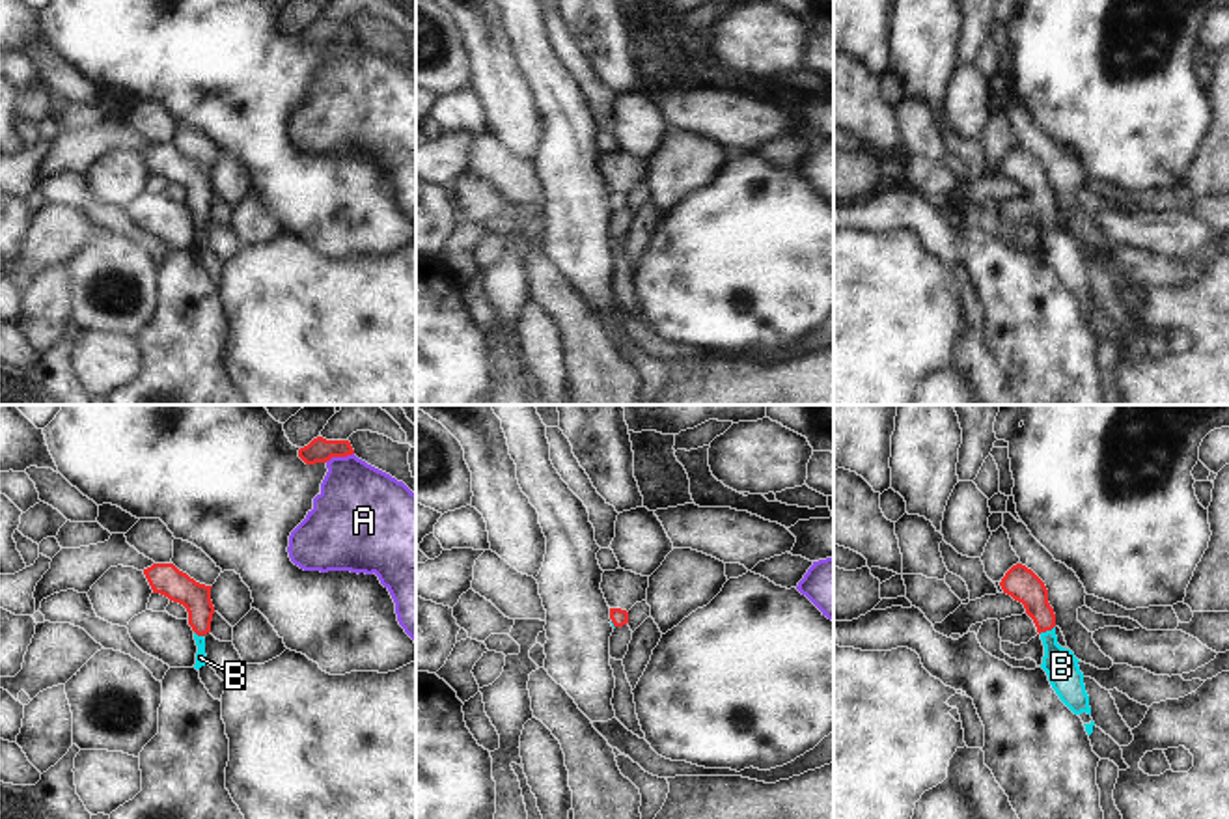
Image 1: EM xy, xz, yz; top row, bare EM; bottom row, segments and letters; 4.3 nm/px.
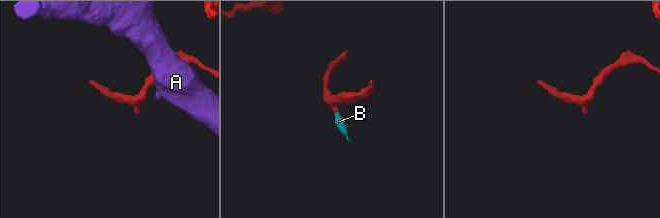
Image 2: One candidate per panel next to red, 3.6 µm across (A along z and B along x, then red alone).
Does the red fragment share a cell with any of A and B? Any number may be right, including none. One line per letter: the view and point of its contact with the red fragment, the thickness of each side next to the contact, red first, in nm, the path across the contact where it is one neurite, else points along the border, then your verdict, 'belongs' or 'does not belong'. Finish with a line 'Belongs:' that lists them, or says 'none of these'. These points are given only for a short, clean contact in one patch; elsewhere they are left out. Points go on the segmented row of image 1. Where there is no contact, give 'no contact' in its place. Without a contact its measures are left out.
A: contact xy (338, 456); calibres 110 and 380 nm; does not belong
B: contact yz (1047, 629); calibres 150 and 140 nm; way yz (1022, 584), (1034, 596), (1047, 629), (1050, 648), (1062, 666); belongs
Belongs: B

